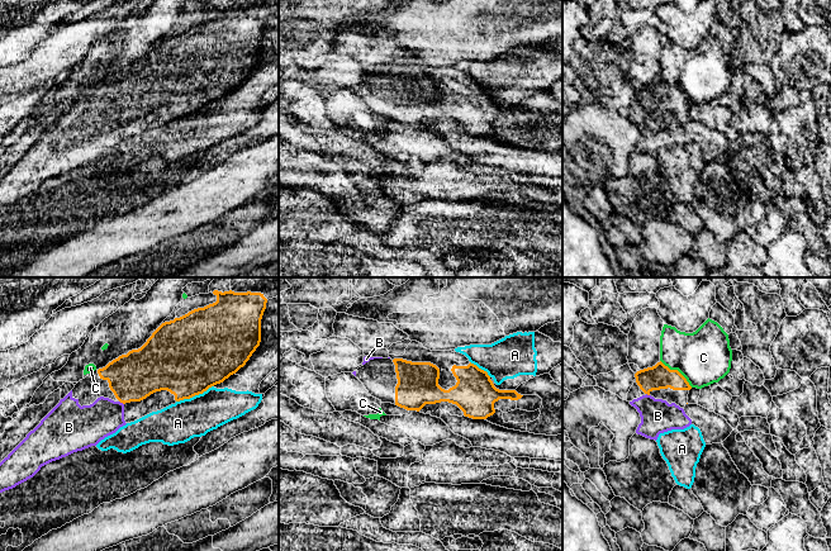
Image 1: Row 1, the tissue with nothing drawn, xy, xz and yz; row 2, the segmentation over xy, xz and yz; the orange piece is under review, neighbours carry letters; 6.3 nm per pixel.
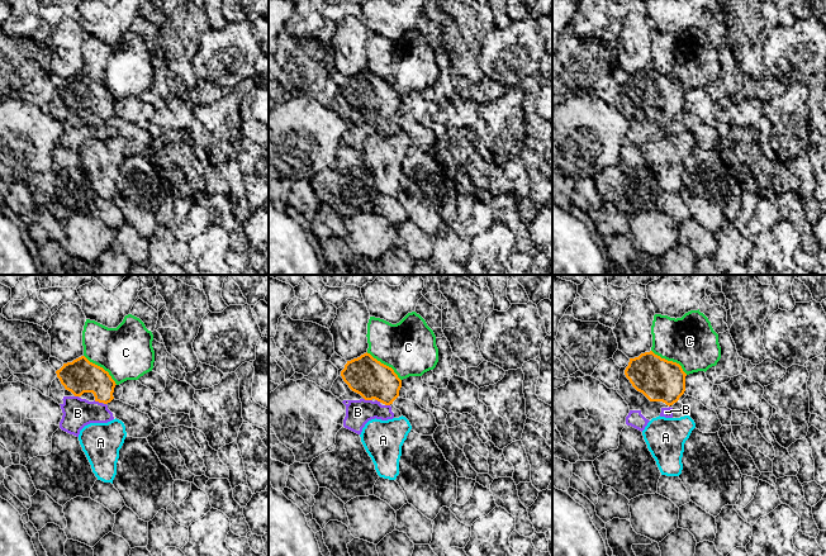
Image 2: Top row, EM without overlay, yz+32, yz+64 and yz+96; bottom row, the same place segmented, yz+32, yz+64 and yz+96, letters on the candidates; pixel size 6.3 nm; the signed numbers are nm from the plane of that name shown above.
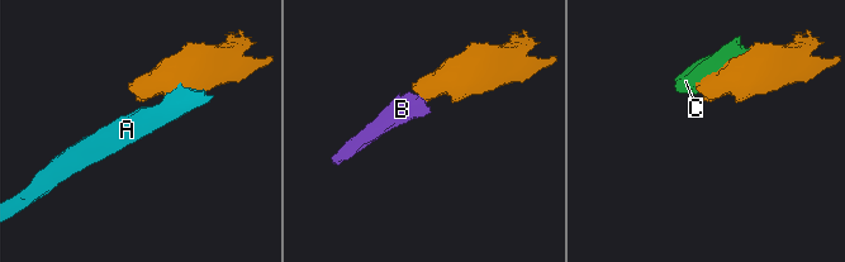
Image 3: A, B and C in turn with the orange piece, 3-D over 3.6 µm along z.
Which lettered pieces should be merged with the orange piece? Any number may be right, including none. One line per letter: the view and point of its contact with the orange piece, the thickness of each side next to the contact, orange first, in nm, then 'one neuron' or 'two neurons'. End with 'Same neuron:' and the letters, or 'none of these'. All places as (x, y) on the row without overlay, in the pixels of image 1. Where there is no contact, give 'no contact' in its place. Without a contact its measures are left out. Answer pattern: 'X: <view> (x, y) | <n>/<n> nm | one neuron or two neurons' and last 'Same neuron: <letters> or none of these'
A: xy (194, 112) | 480/260 nm | two neurons
B: xy (122, 118) | 300/240 nm | one neuron
C: yz (677, 86) | 160/340 nm | two neurons
Same neuron: B

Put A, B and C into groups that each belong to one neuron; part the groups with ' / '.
A / B / C

